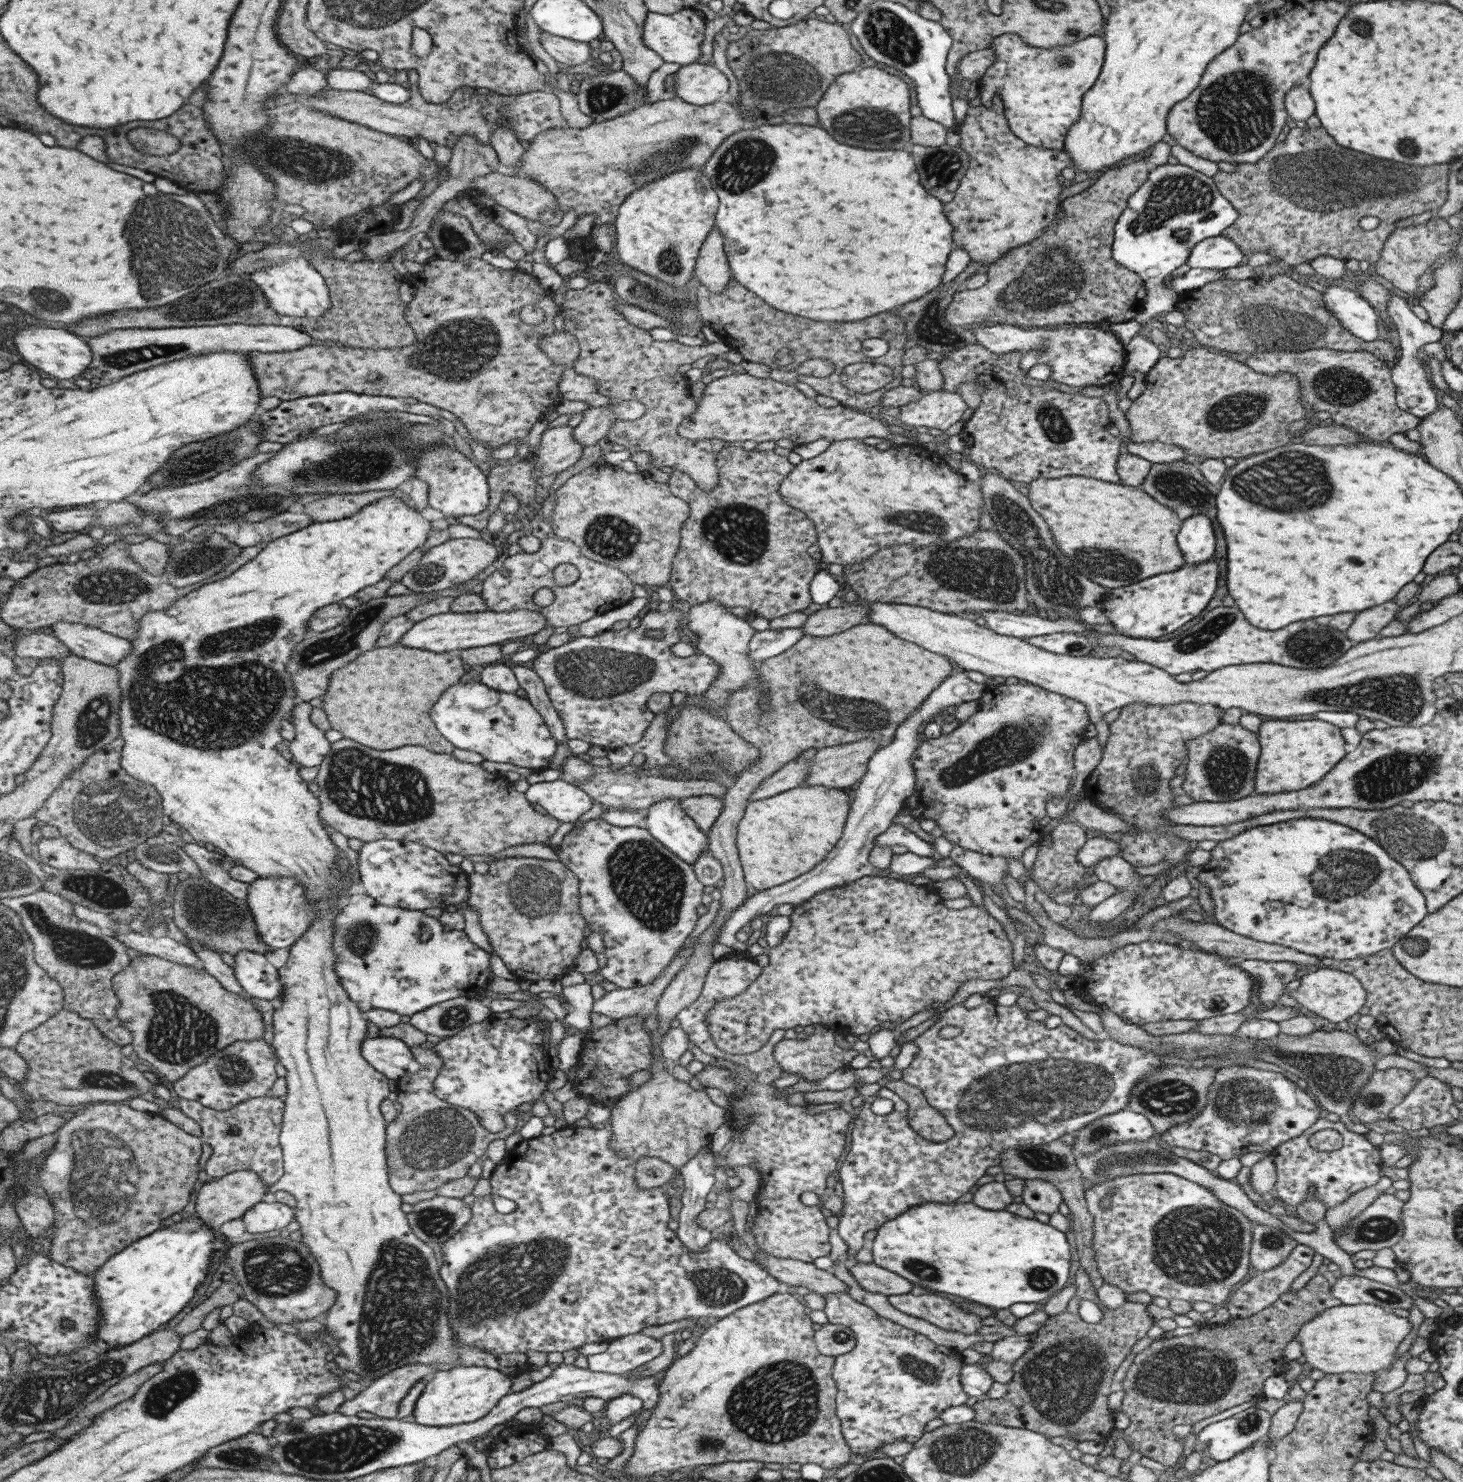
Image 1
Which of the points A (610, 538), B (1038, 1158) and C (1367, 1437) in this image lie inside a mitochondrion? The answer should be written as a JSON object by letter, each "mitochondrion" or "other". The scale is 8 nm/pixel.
{"A":"mitochondrion","B":"mitochondrion","C":"other"}

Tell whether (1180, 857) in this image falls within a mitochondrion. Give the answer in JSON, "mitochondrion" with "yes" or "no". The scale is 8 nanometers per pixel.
{"mitochondrion":"no"}

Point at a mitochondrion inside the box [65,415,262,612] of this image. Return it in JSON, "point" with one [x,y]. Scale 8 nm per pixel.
{"point":[109,586]}

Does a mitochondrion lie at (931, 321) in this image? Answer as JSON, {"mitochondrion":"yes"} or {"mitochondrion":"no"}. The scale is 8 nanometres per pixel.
{"mitochondrion":"yes"}

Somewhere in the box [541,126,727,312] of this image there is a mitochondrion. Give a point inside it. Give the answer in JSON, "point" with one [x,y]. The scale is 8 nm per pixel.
{"point":[675,152]}

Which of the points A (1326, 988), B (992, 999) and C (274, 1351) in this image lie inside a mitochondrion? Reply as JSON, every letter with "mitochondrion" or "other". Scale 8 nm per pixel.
{"A":"other","B":"other","C":"other"}

